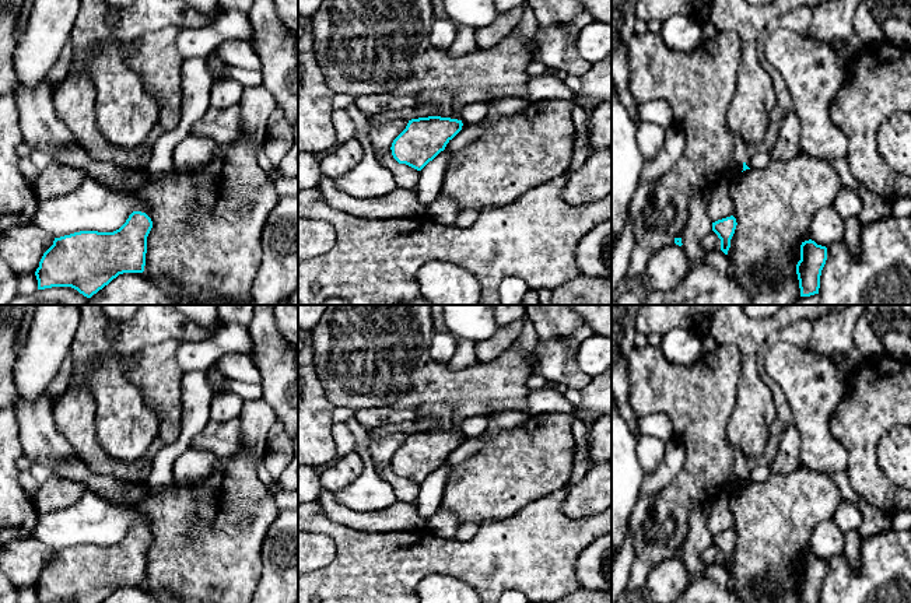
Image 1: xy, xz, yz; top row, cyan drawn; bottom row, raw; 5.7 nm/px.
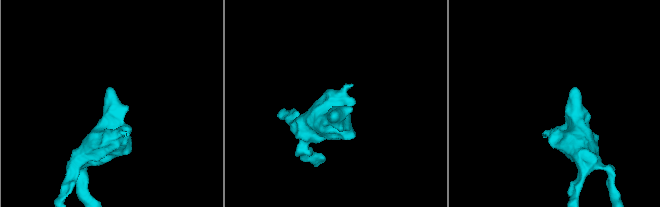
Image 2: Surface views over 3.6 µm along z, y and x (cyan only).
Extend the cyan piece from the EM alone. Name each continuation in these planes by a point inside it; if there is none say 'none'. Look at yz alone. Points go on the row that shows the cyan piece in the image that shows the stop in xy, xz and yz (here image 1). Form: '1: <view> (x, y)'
1: yz (650, 238)

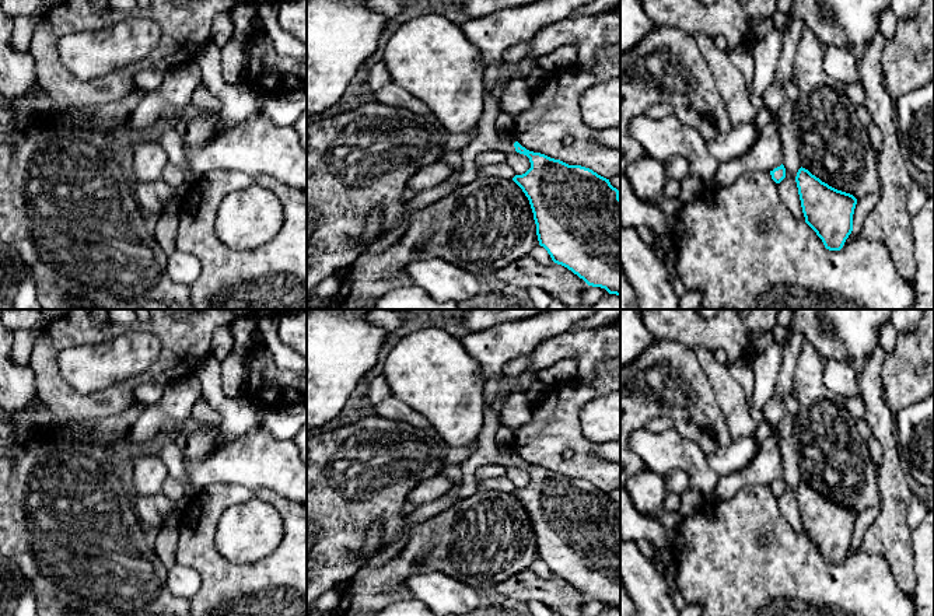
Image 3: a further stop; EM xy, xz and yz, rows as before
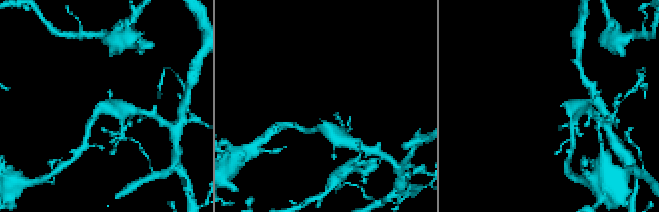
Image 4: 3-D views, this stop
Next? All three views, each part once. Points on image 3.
1: xz (488, 137)

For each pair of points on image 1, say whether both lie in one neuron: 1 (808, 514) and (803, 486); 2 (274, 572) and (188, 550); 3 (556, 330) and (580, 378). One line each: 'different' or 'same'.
1: same
2: different
3: same

